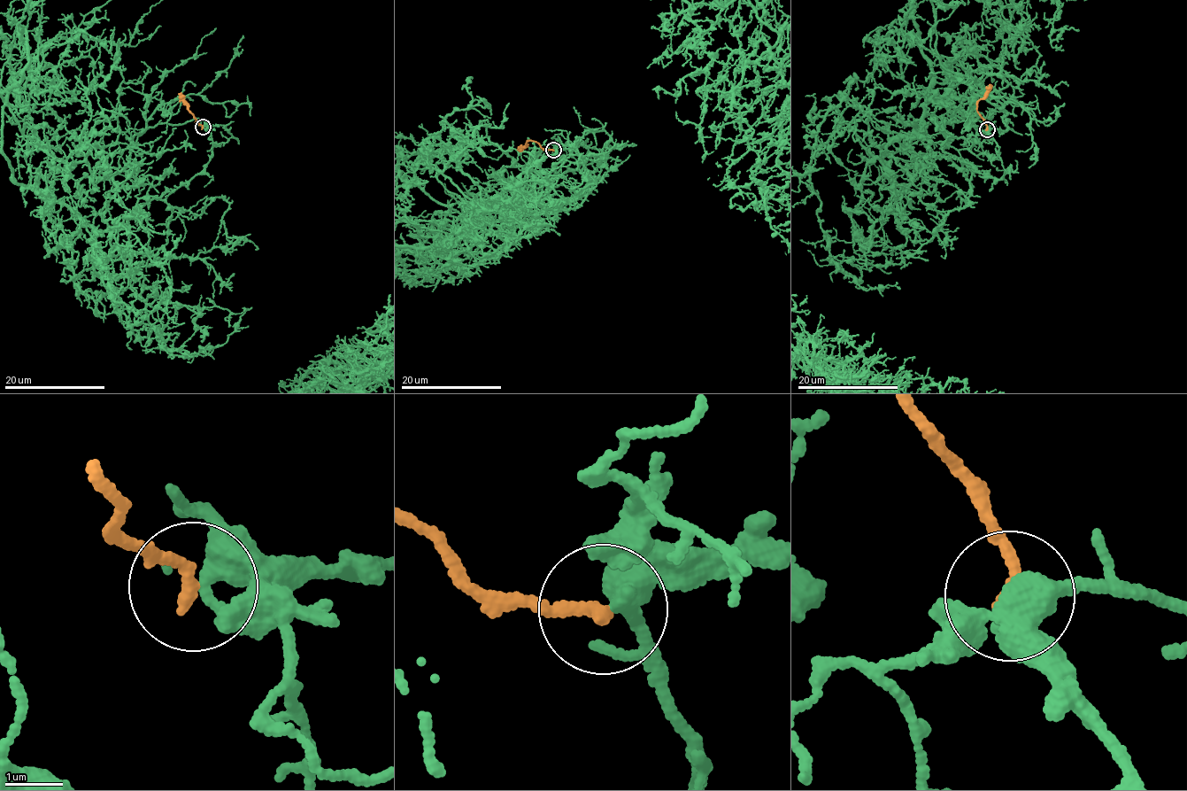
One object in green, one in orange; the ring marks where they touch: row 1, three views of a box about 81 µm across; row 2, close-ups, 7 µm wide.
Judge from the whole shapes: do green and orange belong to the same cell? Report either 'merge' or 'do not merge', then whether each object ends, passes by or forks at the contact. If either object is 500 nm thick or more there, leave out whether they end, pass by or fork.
do not merge; green forks; orange ends

